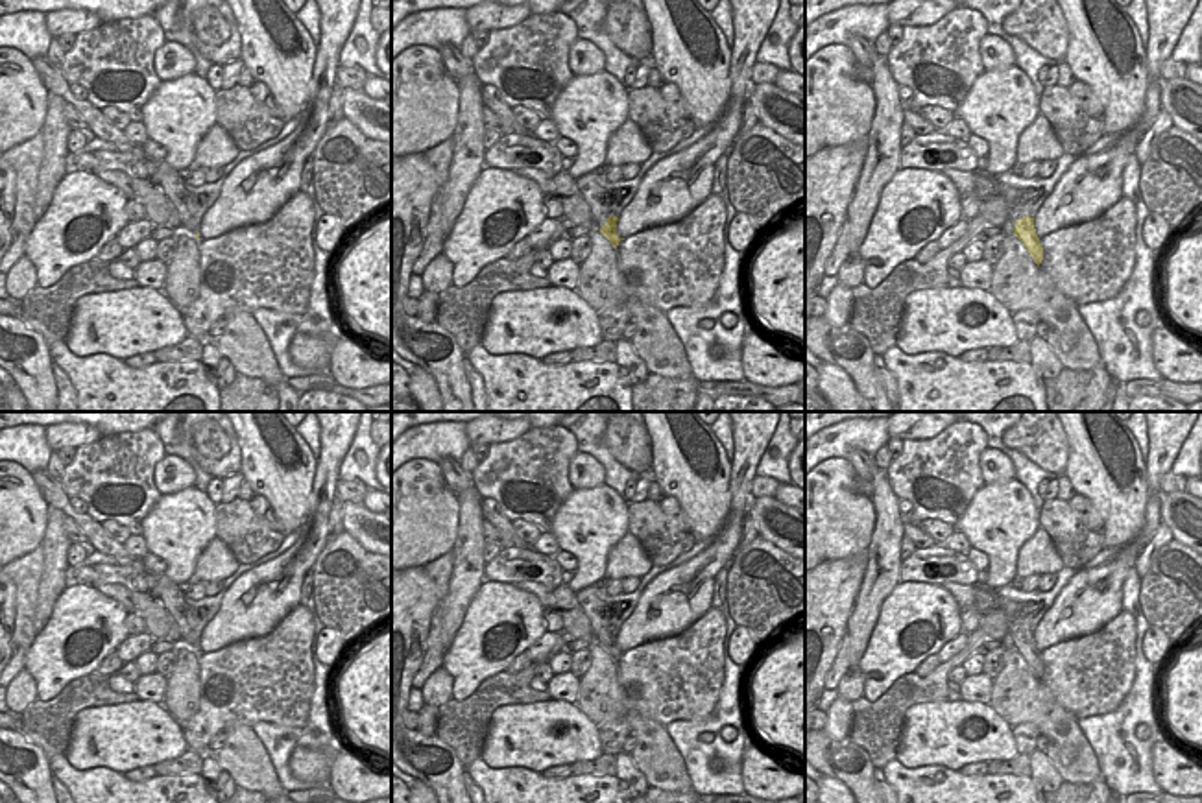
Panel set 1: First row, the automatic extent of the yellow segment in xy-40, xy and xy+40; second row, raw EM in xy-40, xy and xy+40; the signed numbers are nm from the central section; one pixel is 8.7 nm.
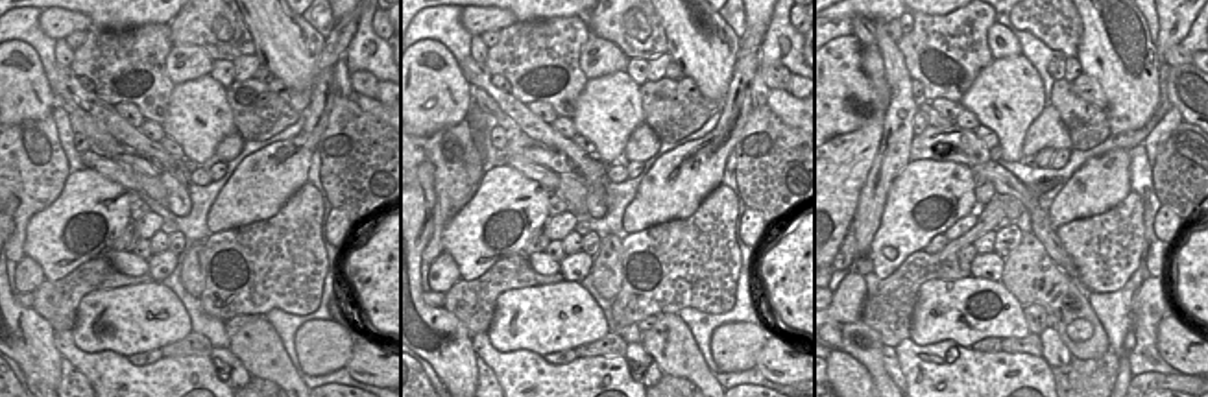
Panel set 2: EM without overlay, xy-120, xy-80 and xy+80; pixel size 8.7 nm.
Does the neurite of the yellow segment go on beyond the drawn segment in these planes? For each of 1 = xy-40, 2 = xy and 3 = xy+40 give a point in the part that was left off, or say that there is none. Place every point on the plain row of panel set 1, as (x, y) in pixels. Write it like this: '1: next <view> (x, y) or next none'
1: next none
2: next none
3: next none

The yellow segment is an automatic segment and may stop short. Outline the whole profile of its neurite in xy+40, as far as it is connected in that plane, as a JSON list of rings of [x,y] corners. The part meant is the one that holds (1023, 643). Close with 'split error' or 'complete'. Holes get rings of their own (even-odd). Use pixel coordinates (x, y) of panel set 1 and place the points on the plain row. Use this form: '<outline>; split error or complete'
[[[1023,629],[1016,633],[1014,648],[1023,655],[1034,676],[1040,679],[1043,674],[1043,661],[1034,642],[1034,631]]]; complete

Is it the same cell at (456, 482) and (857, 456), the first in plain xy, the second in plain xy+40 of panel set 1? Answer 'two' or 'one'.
one

